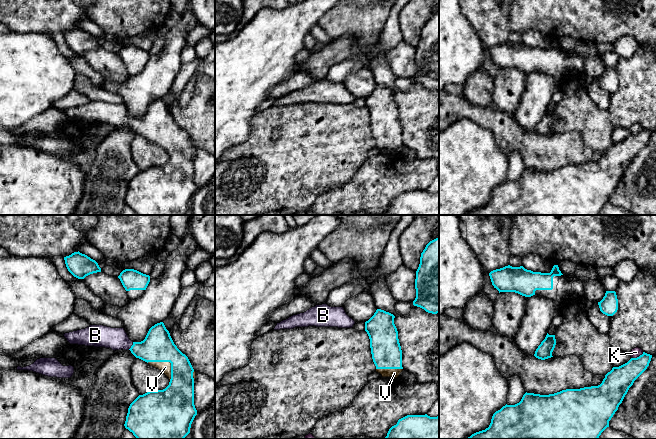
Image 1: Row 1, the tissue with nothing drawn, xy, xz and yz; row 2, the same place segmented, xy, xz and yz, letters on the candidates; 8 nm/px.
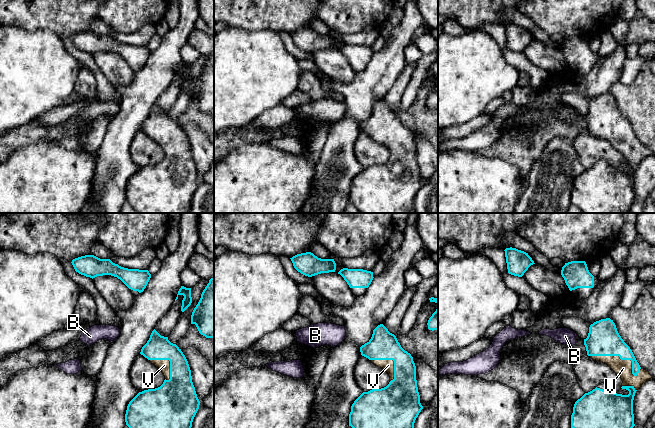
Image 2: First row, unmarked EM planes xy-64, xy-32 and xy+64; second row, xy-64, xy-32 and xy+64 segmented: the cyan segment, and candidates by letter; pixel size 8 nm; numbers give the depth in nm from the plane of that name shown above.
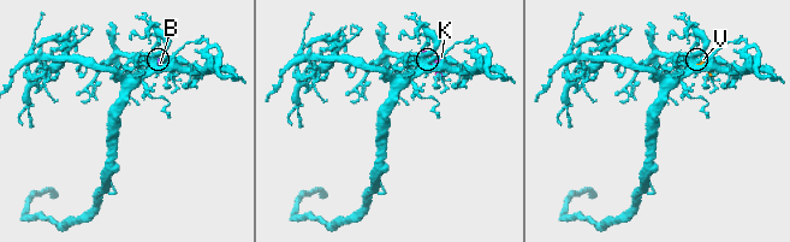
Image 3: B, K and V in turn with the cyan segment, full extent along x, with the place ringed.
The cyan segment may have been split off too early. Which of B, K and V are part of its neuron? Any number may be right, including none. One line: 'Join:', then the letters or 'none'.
Join: B, V

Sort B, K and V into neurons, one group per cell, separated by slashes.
B V / K

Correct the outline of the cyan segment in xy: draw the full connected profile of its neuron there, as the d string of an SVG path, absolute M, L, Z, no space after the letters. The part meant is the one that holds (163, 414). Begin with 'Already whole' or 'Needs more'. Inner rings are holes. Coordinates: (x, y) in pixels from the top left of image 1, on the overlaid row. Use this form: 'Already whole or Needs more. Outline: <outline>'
Needs more. Outline: M163 322L152 326L141 342L131 341L124 328L103 325L90 325L85 329L63 335L70 344L105 347L114 351L130 350L136 358L158 368L169 378L169 385L165 389L139 395L130 404L124 426L137 439L184 439L190 433L191 424L197 415L194 405L196 371L188 357L174 344Z

